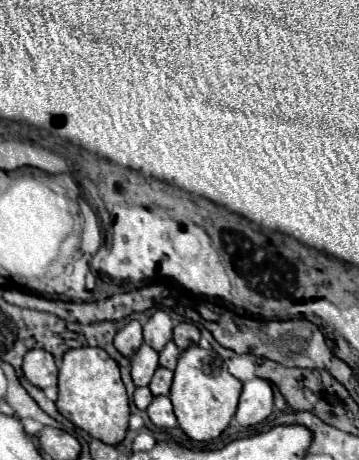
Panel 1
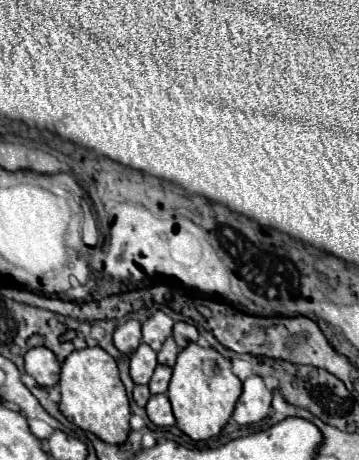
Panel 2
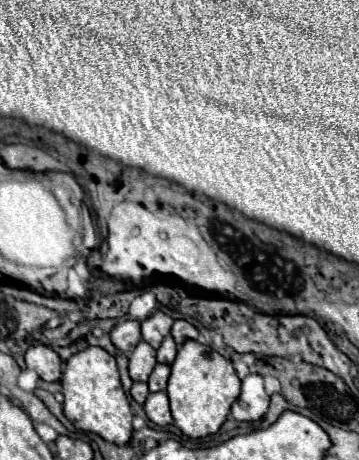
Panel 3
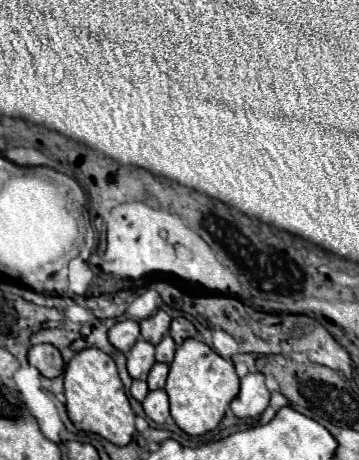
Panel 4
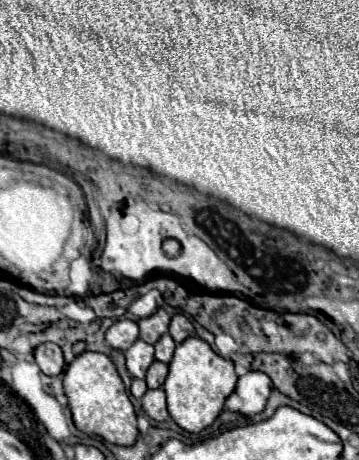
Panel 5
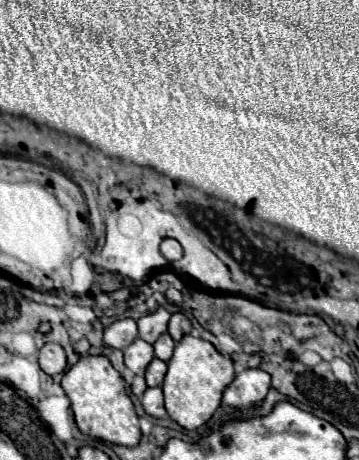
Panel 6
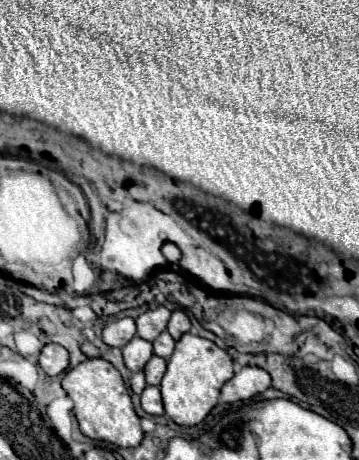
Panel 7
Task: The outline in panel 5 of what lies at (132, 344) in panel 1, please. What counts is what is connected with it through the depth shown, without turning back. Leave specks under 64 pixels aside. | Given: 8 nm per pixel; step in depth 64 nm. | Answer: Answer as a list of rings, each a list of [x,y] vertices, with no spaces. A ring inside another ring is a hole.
[[[116,320],[108,332],[106,332],[106,342],[116,348],[116,350],[128,350],[138,338],[138,324],[134,320]]]

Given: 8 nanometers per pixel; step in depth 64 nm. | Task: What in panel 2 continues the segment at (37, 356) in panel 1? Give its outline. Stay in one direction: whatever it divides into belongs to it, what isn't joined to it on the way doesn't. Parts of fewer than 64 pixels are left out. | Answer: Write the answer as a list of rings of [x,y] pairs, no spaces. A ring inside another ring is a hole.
[[[32,348],[24,354],[24,370],[26,374],[30,374],[38,386],[54,386],[60,378],[60,364],[56,360],[56,356],[44,348]]]

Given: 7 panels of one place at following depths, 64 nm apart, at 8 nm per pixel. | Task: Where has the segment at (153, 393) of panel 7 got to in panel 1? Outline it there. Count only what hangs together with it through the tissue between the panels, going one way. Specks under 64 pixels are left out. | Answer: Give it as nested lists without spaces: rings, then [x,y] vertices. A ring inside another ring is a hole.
[[[156,396],[146,412],[148,412],[152,424],[158,428],[174,428],[176,426],[176,416],[174,416],[172,402],[168,396]]]

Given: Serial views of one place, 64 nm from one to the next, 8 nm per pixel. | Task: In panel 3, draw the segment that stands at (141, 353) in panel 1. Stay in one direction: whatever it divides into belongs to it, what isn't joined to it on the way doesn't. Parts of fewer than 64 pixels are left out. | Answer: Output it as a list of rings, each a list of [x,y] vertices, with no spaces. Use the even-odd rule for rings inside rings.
[[[140,342],[130,354],[130,378],[134,382],[146,382],[156,366],[156,350],[148,342]]]

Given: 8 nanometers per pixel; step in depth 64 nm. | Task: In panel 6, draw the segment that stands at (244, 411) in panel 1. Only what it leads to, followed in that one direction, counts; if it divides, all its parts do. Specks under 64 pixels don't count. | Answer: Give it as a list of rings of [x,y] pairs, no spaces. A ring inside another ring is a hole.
[[[258,368],[236,374],[234,382],[226,388],[222,402],[232,408],[256,408],[262,404],[270,390],[270,374]]]

